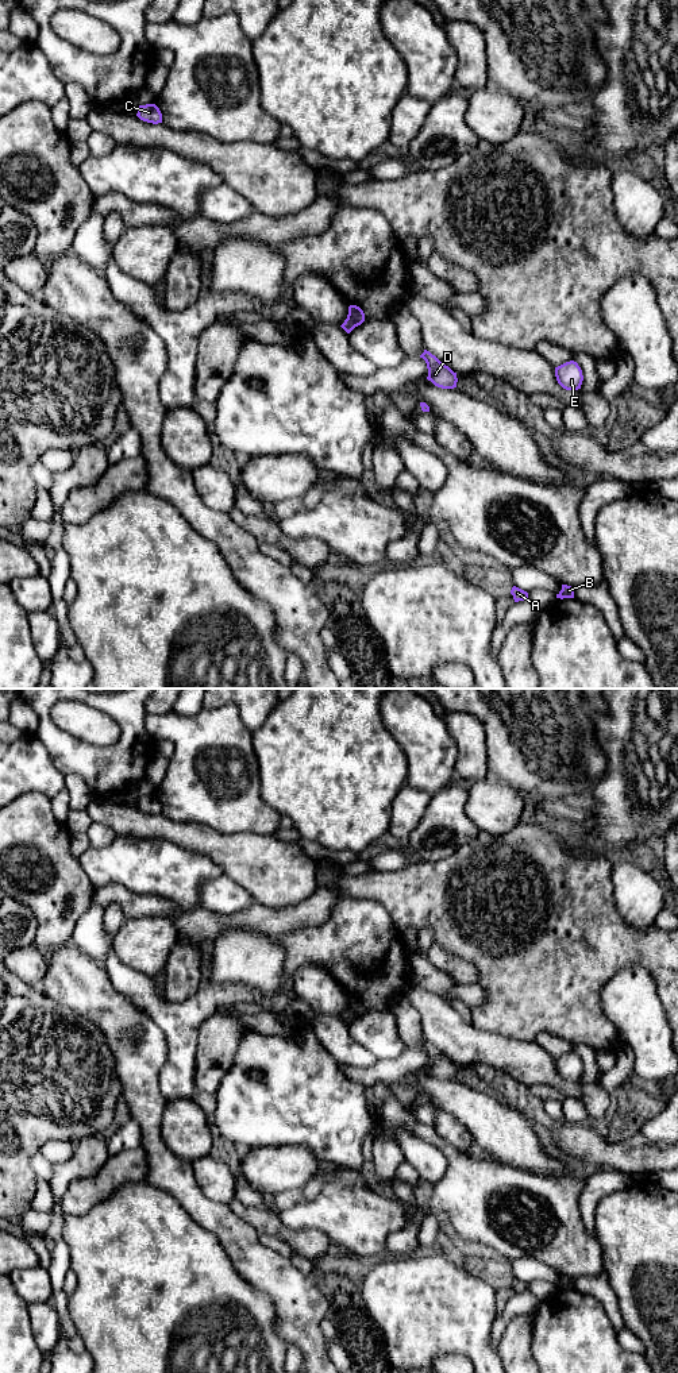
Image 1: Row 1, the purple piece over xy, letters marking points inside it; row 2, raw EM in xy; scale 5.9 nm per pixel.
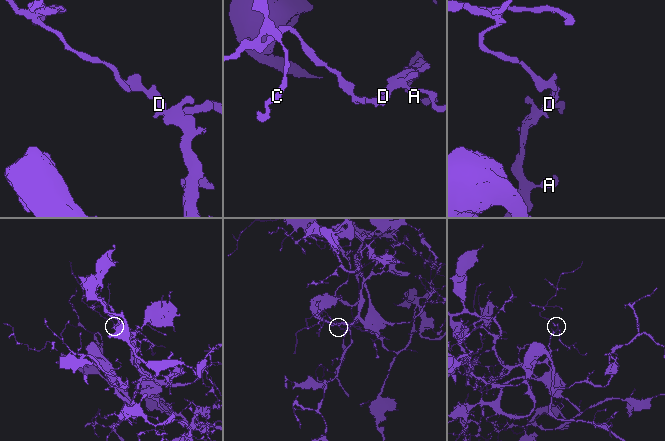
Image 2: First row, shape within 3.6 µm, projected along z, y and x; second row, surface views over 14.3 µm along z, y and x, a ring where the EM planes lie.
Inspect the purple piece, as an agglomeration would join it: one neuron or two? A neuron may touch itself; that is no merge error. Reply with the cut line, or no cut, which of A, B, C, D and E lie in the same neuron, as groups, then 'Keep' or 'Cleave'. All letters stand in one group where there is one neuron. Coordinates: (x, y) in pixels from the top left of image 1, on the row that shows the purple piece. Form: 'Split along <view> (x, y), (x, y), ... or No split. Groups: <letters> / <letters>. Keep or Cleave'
Split along xy (349, 313), (357, 326). Groups: A B D E / C. Cleave

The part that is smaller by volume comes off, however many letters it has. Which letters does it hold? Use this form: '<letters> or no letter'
C

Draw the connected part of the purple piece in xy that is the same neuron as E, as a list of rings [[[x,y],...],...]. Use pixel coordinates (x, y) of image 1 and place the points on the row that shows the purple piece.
[[[574,360],[555,367],[555,377],[558,383],[566,390],[581,389],[583,381],[582,370]]]

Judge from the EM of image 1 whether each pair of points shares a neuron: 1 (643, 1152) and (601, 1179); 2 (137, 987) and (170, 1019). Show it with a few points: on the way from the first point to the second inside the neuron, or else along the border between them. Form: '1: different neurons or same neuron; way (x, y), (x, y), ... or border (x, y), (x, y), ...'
1: different neurons; border (609, 1167), (630, 1175)
2: same neuron; way (145, 995), (162, 1011)

